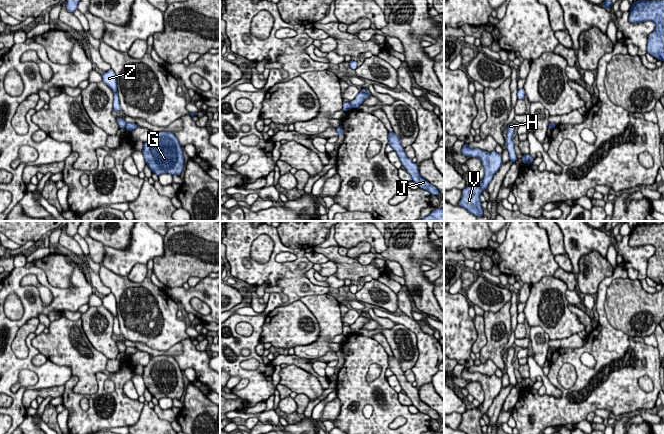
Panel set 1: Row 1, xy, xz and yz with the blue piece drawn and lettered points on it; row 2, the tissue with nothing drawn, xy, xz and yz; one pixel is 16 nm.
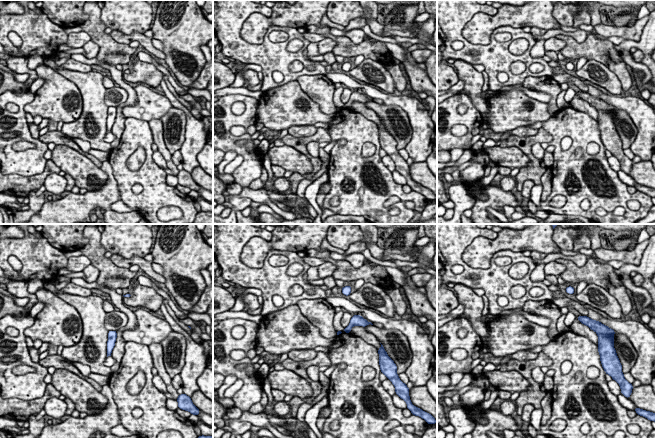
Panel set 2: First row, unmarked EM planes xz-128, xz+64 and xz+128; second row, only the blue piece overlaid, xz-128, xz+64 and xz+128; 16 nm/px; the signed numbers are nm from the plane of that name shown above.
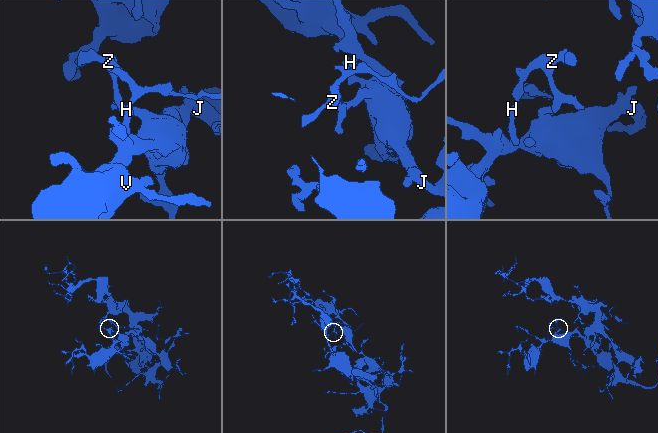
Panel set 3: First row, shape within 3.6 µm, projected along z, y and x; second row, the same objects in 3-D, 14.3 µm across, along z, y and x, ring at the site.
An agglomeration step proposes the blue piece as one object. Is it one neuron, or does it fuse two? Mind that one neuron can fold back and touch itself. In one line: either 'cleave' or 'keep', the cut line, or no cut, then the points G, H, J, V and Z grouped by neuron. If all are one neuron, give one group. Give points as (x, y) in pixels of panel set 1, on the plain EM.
cleave | xz (349, 326), (352, 331) | G J V / H Z

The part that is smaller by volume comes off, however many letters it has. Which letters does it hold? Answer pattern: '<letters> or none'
H, Z

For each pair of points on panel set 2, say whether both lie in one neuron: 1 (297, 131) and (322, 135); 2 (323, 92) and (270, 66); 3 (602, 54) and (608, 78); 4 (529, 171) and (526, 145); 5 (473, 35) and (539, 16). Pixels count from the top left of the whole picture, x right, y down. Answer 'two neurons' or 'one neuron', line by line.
1: two neurons
2: two neurons
3: two neurons
4: one neuron
5: one neuron

